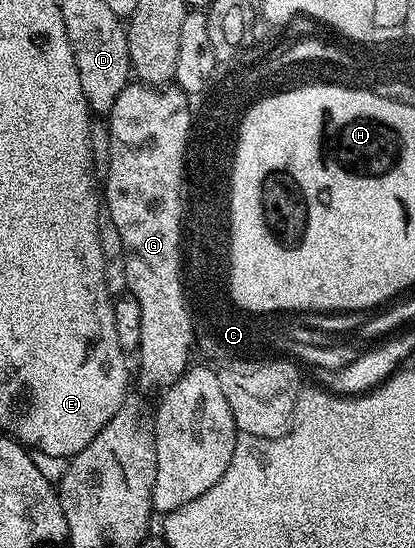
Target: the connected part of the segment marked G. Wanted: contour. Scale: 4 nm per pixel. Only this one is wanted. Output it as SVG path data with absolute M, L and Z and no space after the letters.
M127 83L124 87L124 91L120 91L120 95L116 95L116 103L112 103L108 114L108 124L110 126L110 158L108 159L108 179L104 182L104 209L105 212L112 219L112 223L116 223L116 231L120 231L120 239L124 243L124 251L126 252L126 287L128 292L134 296L136 303L140 303L140 343L136 350L136 356L138 356L138 369L136 365L136 373L142 376L142 381L147 385L148 388L154 389L157 385L162 385L161 387L169 387L177 377L182 376L186 372L188 366L184 363L184 353L176 353L180 351L182 347L180 345L186 345L182 343L182 339L196 339L196 337L180 337L180 335L196 335L195 331L188 331L188 333L178 333L178 339L176 339L176 329L195 329L195 327L176 327L176 321L184 321L192 316L192 309L188 306L188 297L176 297L176 279L184 279L184 275L176 275L176 269L184 269L183 264L181 263L180 258L178 258L178 234L182 231L182 179L184 183L184 174L188 169L188 150L190 147L190 142L192 140L192 117L190 121L190 101L191 98L187 94L183 93L181 89L177 87L155 87L143 83Z

